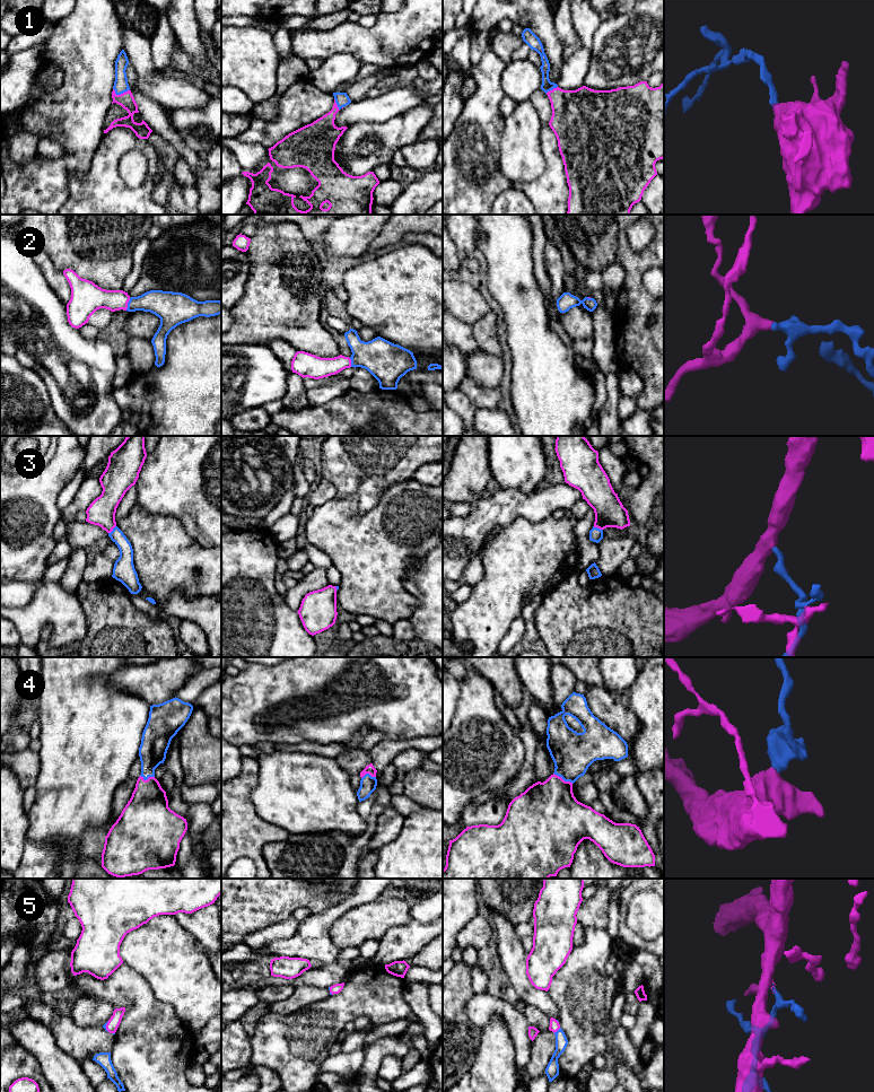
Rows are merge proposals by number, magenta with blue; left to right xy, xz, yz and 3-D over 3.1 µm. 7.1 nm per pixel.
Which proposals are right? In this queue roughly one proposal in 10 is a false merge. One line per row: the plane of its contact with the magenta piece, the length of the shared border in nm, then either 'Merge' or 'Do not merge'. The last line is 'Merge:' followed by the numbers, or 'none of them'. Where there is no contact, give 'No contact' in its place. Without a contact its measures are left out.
1: Touches magenta in xy. Shared border 120 nm. Merge
2: Touches magenta in xy. Shared border 90 nm. Merge
3: Touches magenta in yz. Shared border 80 nm. Merge
4: Touches magenta in yz. Shared border 160 nm. Merge
5: Touches magenta in yz. Shared border 70 nm. Merge
Merge: 1, 2, 3, 4, 5

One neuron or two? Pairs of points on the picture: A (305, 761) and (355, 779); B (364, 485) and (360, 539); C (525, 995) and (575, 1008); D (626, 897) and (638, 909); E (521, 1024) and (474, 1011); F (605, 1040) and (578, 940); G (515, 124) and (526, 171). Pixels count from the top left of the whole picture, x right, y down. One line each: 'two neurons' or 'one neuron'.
A: two neurons
B: two neurons
C: two neurons
D: two neurons
E: one neuron
F: two neurons
G: one neuron

